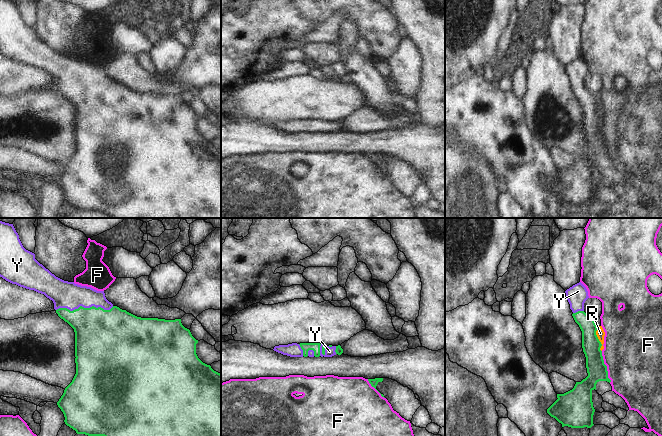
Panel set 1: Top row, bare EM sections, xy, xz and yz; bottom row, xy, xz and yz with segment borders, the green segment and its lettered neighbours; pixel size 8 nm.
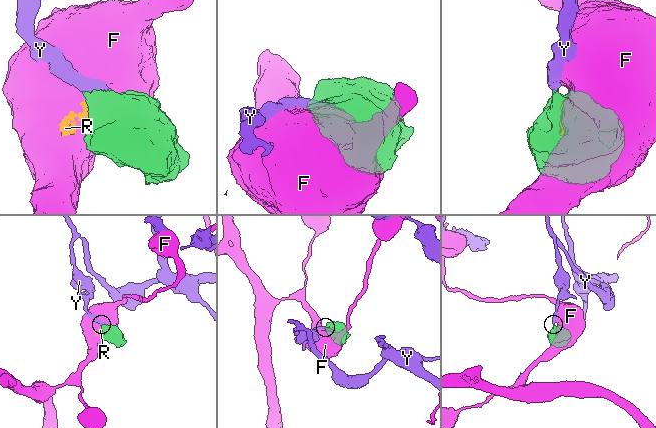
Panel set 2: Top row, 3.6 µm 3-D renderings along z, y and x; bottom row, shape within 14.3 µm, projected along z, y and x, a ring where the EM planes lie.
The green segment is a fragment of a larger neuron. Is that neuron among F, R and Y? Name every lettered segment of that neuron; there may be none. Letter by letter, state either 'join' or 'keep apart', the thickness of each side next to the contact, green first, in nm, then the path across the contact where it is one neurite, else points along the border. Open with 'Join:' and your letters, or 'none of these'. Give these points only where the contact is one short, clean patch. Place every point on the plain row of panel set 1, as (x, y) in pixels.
Join: Y
F: keep apart | 160/460 nm
R: keep apart | 160/70 nm | along yz (596, 102), (596, 112), (601, 120), (601, 127)
Y: join | 400/220 nm | across xy (99, 109), (93, 93), (83, 83), (73, 79), (64, 70)

